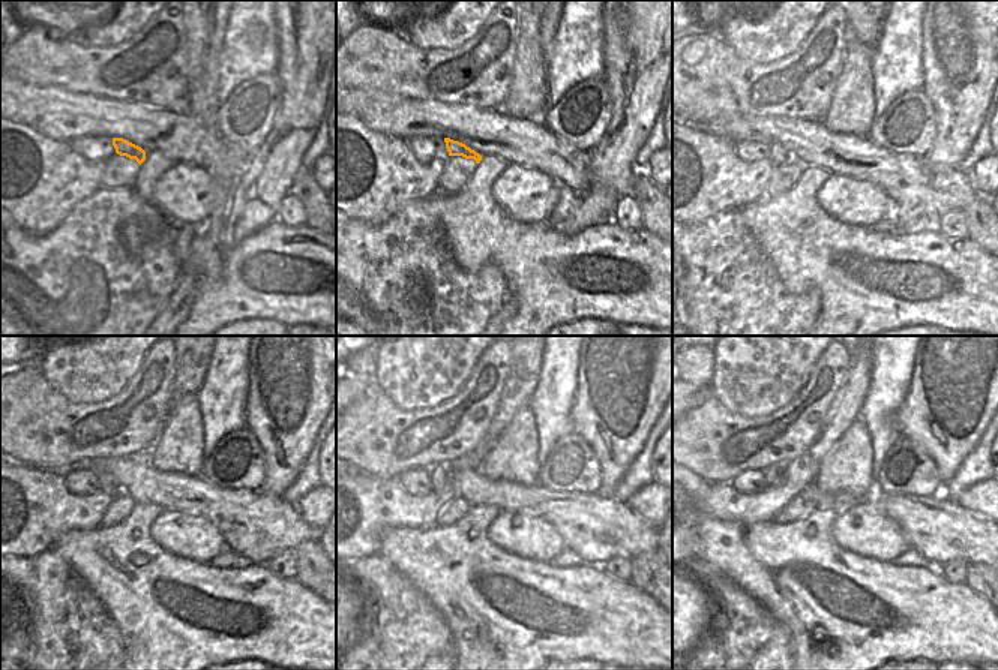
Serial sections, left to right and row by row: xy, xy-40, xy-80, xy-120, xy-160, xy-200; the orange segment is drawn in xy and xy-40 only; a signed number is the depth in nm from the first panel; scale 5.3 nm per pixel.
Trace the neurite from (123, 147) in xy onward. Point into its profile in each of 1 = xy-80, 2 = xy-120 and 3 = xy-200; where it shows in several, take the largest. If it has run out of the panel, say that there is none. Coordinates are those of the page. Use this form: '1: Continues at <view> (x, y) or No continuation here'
1: Continues at xy-80 (779, 155)
2: Continues at xy-120 (105, 484)
3: Continues at xy-200 (775, 475).

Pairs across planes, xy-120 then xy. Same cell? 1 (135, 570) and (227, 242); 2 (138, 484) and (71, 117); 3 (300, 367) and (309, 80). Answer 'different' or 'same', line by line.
1: different
2: same
3: same

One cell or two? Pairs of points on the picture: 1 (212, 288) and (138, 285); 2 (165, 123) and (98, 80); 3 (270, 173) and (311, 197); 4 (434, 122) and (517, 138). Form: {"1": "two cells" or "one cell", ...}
{"1": "two cells", "2": "two cells", "3": "two cells", "4": "one cell"}

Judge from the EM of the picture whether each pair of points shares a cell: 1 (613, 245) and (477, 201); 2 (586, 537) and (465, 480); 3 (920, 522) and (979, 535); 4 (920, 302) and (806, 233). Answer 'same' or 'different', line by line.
1: same
2: same
3: same
4: same

